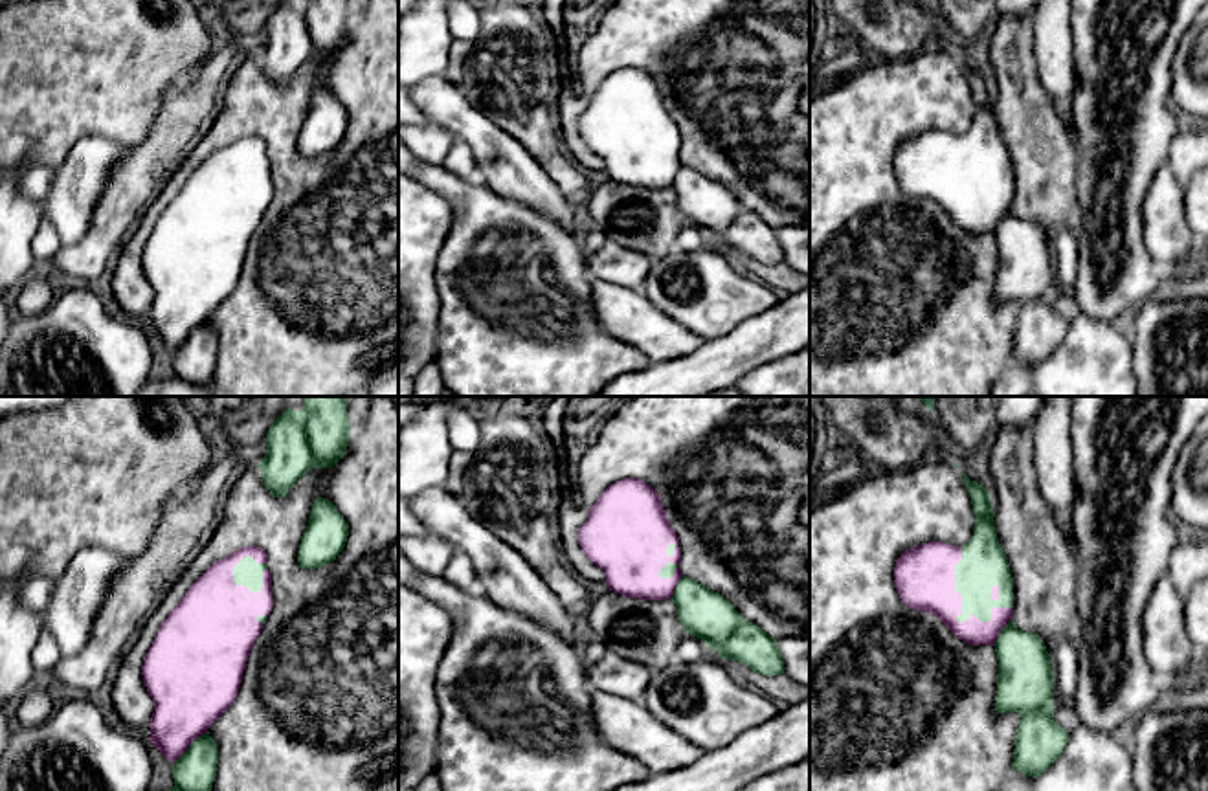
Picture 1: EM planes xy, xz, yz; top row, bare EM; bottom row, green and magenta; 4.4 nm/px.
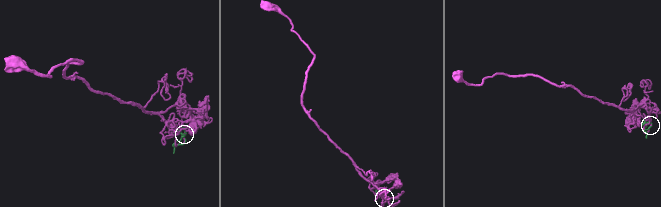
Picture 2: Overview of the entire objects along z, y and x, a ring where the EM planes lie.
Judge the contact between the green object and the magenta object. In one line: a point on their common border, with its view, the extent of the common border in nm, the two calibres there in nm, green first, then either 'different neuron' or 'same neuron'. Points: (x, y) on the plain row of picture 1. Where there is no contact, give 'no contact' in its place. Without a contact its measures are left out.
contact yz (962, 188); length 360 nm; calibres 200 and 260 nm; same neuron

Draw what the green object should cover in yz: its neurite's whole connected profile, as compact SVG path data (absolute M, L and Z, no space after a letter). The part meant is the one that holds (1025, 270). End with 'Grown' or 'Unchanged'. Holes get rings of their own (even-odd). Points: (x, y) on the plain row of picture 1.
M964 61L962 64L975 99L971 128L964 136L929 130L903 139L894 156L896 180L905 195L938 206L964 231L995 237L999 250L995 299L1021 305L1012 360L1037 367L1059 347L1068 330L1068 323L1054 308L1050 244L1037 222L1019 218L1012 209L1013 167L995 121L990 81Z. Grown

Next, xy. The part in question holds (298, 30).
M285 0L270 15L264 48L257 53L264 75L274 86L285 86L310 57L332 57L343 48L349 26L347 0Z. Unchanged

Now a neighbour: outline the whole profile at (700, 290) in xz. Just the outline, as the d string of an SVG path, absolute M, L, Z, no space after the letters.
M720 244L696 251L676 248L670 255L652 261L639 292L703 341L725 336L738 323L780 301L769 284L736 273Z

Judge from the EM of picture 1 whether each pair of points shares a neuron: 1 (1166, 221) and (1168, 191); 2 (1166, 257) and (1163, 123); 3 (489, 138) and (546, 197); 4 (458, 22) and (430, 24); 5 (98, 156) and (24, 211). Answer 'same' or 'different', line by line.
1: same
2: different
3: same
4: different
5: different

